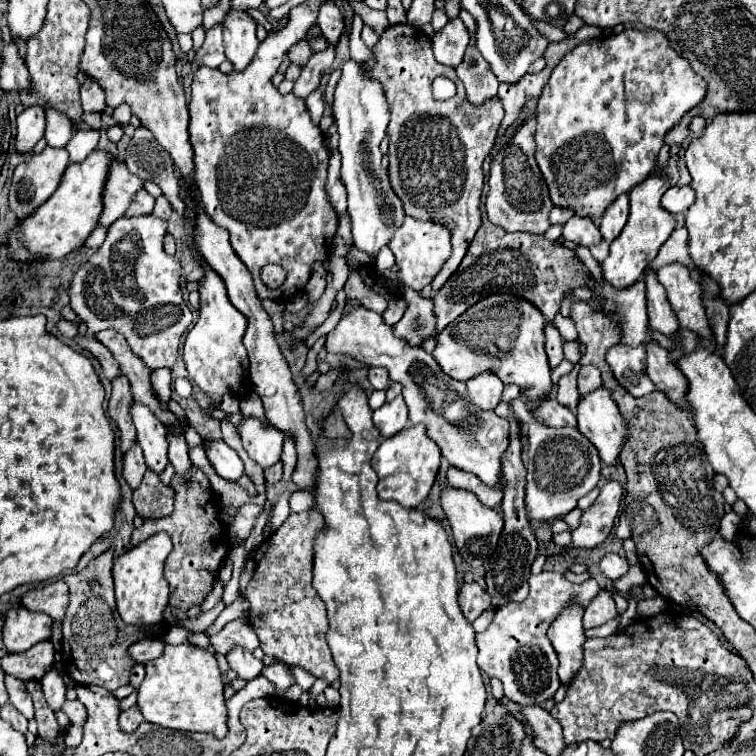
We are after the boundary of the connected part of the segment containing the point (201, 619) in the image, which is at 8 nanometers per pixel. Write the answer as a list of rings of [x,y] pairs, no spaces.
[[[220,600],[212,610],[201,613],[198,617],[192,619],[185,617],[185,619],[181,619],[181,621],[179,621],[179,625],[187,627],[187,629],[189,629],[189,631],[193,631],[193,633],[197,633],[197,631],[205,631],[205,629],[215,621],[224,608],[225,604]]]

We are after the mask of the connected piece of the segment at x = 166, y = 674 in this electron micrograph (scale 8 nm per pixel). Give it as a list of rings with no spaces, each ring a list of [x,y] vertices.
[[[191,643],[165,645],[159,659],[145,665],[145,679],[137,693],[137,707],[145,721],[179,729],[179,731],[205,731],[217,737],[227,733],[227,709],[223,699],[223,681],[217,669],[217,659],[211,651]]]

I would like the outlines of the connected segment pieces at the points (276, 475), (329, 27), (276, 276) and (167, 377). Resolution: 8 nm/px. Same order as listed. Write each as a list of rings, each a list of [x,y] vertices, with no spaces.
[[[279,461],[279,463],[271,465],[271,467],[267,467],[267,469],[263,471],[263,475],[265,475],[265,481],[267,481],[267,483],[277,483],[277,481],[283,477],[283,463]]]
[[[325,1],[321,5],[317,25],[319,25],[323,37],[327,39],[327,43],[331,43],[331,45],[339,43],[339,37],[343,33],[343,17],[341,17],[339,7],[333,1]]]
[[[265,265],[261,271],[261,279],[265,281],[265,285],[279,287],[281,281],[285,281],[285,271],[281,271],[279,265]]]
[[[163,367],[163,369],[155,369],[151,373],[151,383],[153,383],[153,391],[157,393],[161,403],[169,403],[171,397],[171,369]]]

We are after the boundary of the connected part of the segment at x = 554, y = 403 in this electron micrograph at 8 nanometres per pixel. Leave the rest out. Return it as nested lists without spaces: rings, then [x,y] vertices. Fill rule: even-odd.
[[[545,397],[539,401],[539,405],[531,411],[537,421],[549,425],[549,427],[575,427],[577,419],[575,413],[569,411],[565,405],[561,405],[555,397]]]

